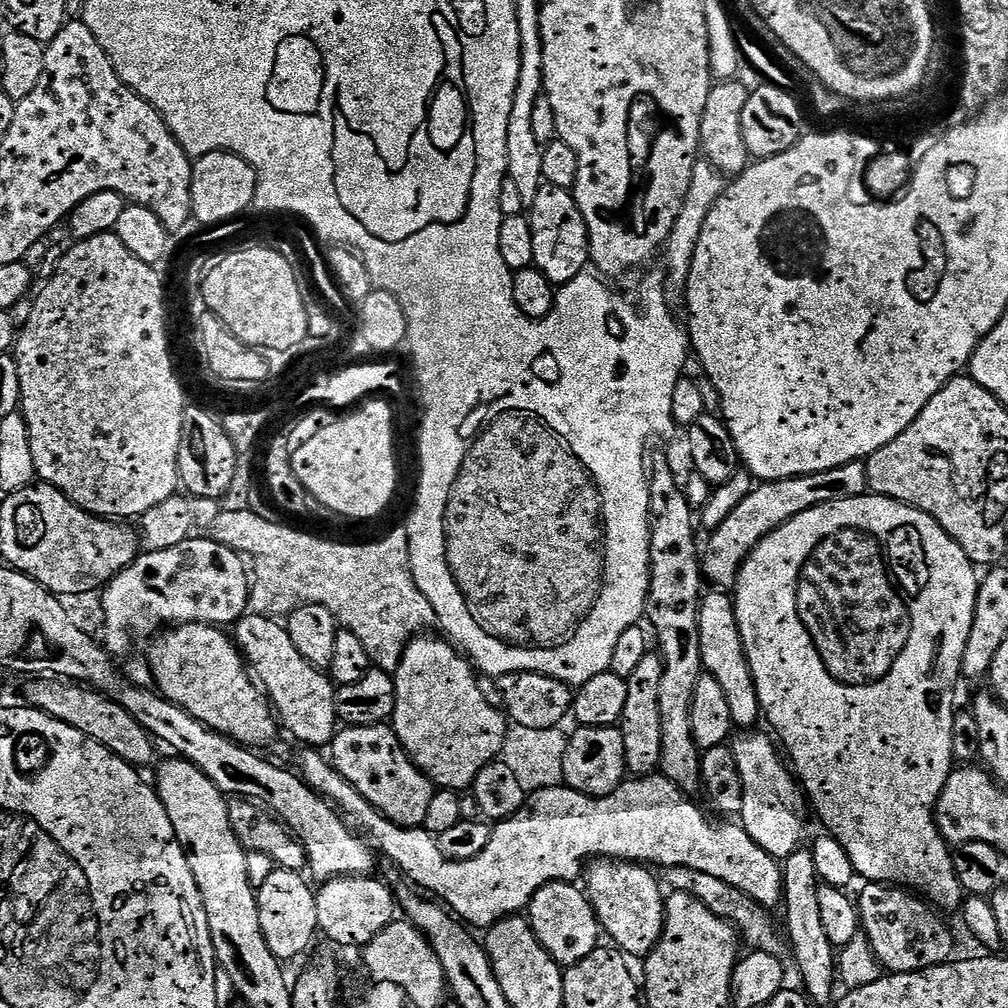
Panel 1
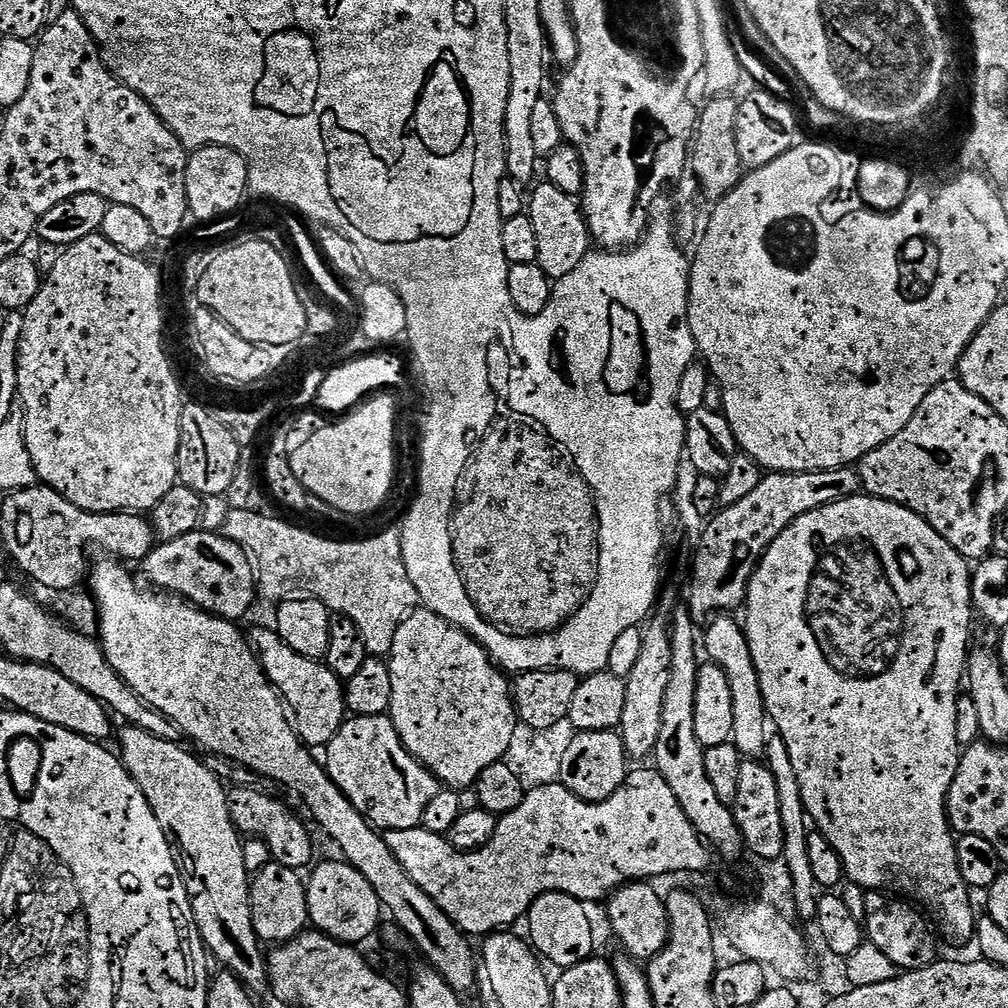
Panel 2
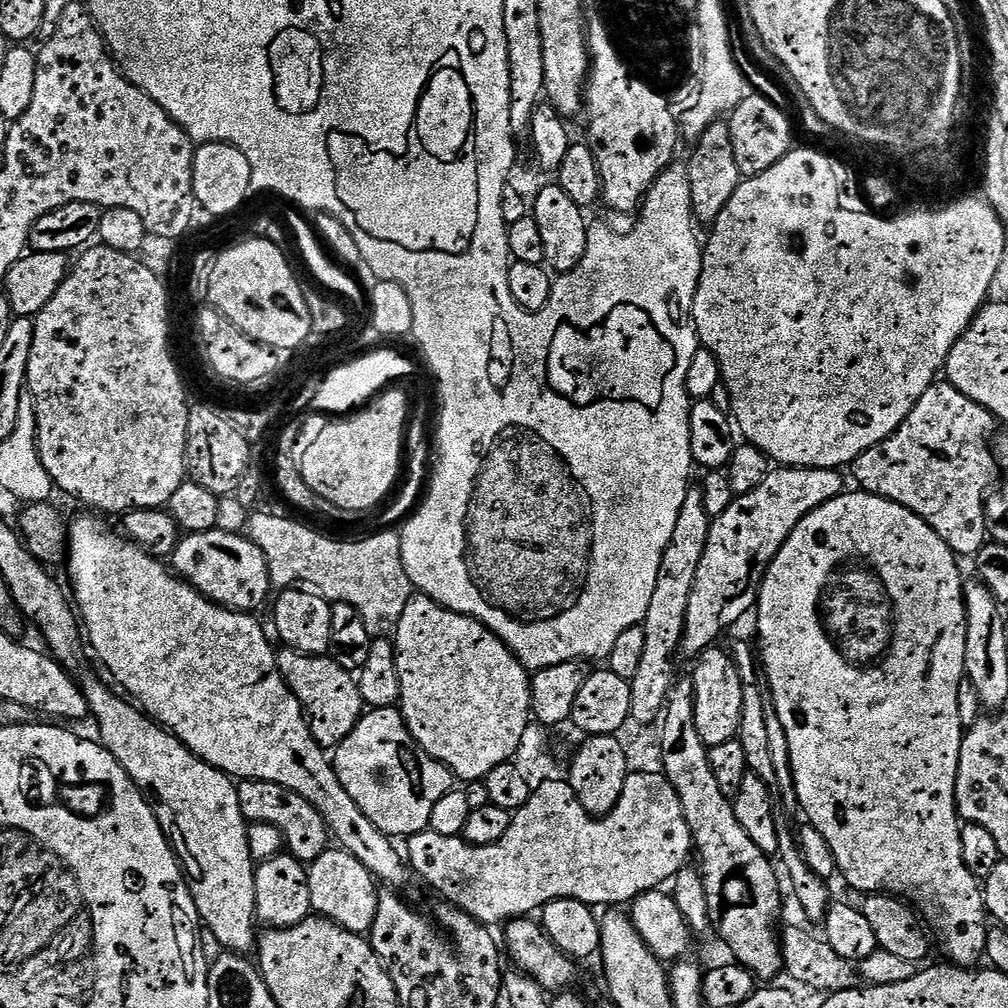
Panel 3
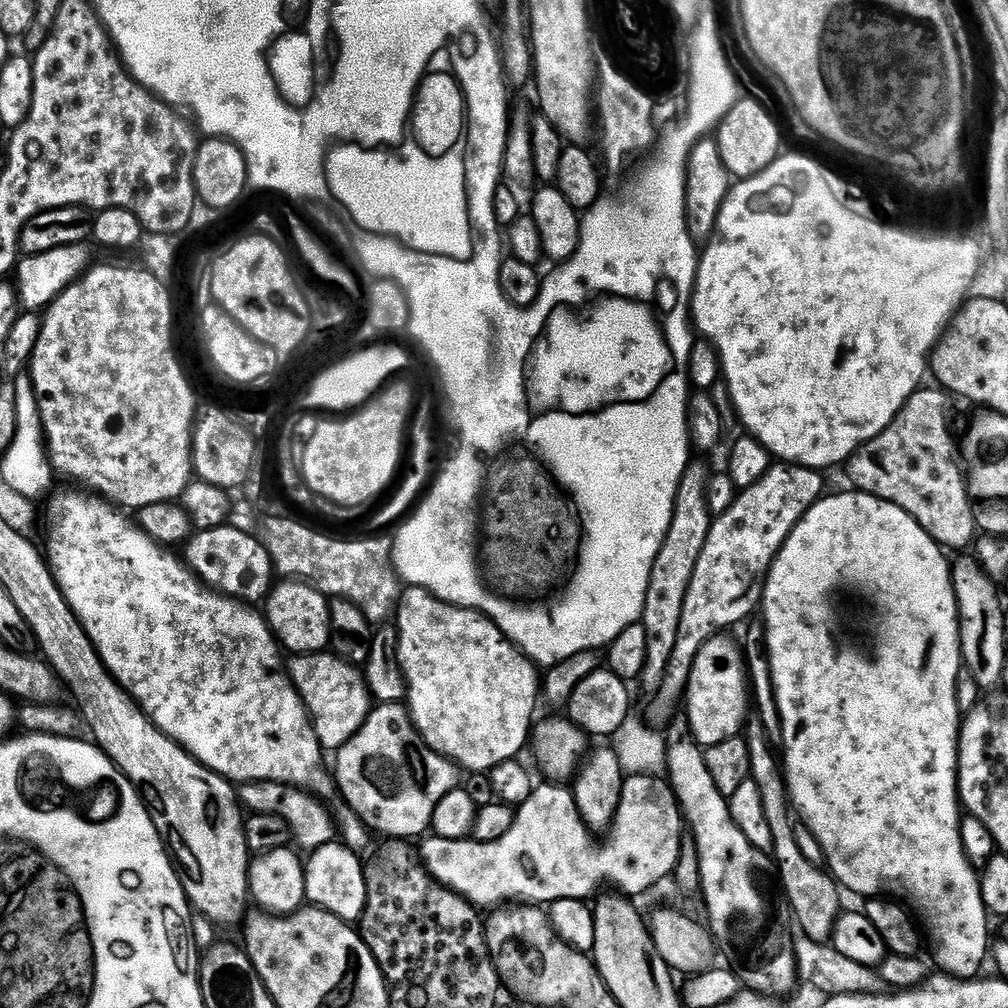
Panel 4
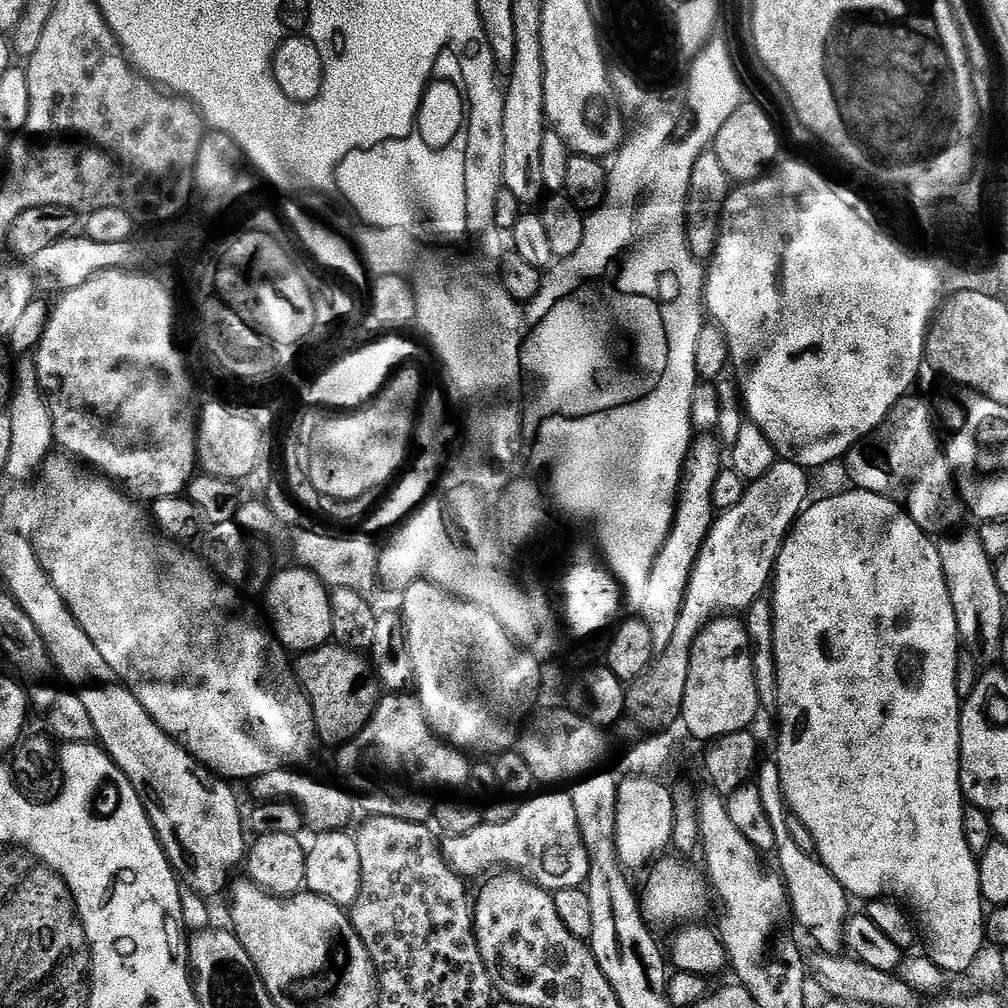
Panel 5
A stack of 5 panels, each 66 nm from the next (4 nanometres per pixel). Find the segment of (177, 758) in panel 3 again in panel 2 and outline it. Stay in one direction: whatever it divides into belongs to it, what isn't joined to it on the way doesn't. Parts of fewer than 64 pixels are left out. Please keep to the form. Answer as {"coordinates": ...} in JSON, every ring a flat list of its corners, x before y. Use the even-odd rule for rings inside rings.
{"coordinates":[[128,726,125,729,120,736,119,751,122,753,122,763,144,791,144,797,152,804,160,823,174,837,179,851,188,855,188,860,200,879,200,888,204,891,204,905,199,905,198,908,202,917,199,926,207,951,213,957,216,955,224,963,223,967,236,973,245,984,255,986,259,980,267,981,270,975,266,967,266,952,265,949,260,949,262,941,256,935,256,918,252,911,252,880,244,857,245,841,232,820,229,789,226,790,220,785,219,778,198,757,191,756,184,748,179,748,179,743,158,738,144,728]]}

